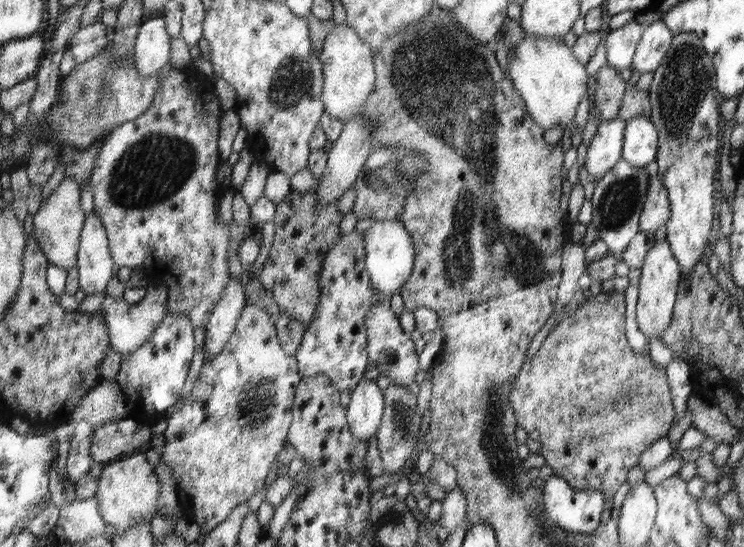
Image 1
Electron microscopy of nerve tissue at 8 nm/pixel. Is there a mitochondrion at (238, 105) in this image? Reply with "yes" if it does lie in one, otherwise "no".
no

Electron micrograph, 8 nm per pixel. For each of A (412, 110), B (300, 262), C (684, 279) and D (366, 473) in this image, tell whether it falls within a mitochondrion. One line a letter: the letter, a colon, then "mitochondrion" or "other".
A: other
B: other
C: other
D: other

